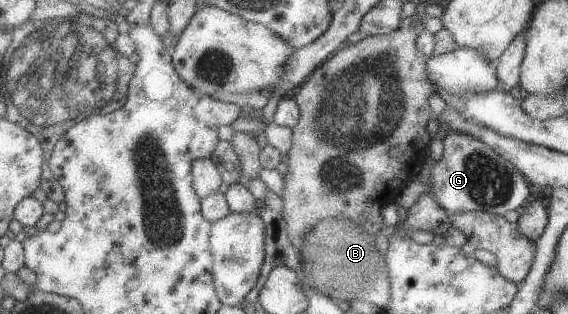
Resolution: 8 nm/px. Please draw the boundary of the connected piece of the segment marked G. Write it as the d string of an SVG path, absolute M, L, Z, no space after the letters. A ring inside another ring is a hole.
M450 129L444 145L444 154L433 166L430 190L452 215L487 212L504 216L508 210L519 209L530 196L527 178L522 176L521 169L482 140Z

